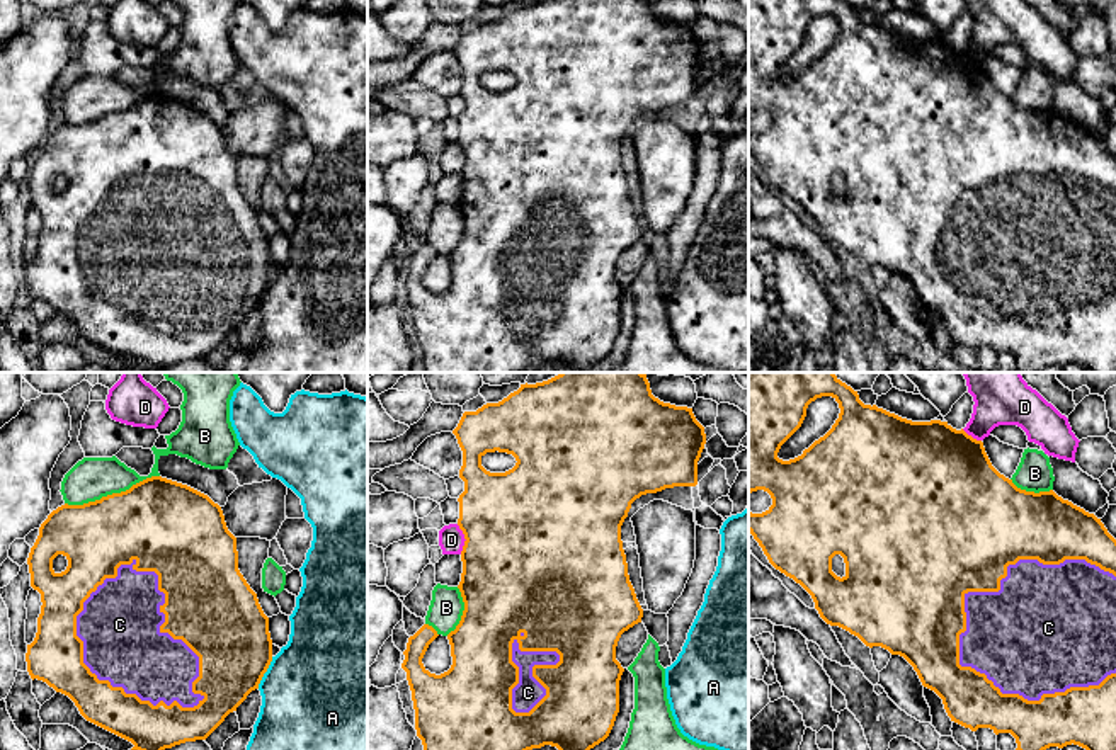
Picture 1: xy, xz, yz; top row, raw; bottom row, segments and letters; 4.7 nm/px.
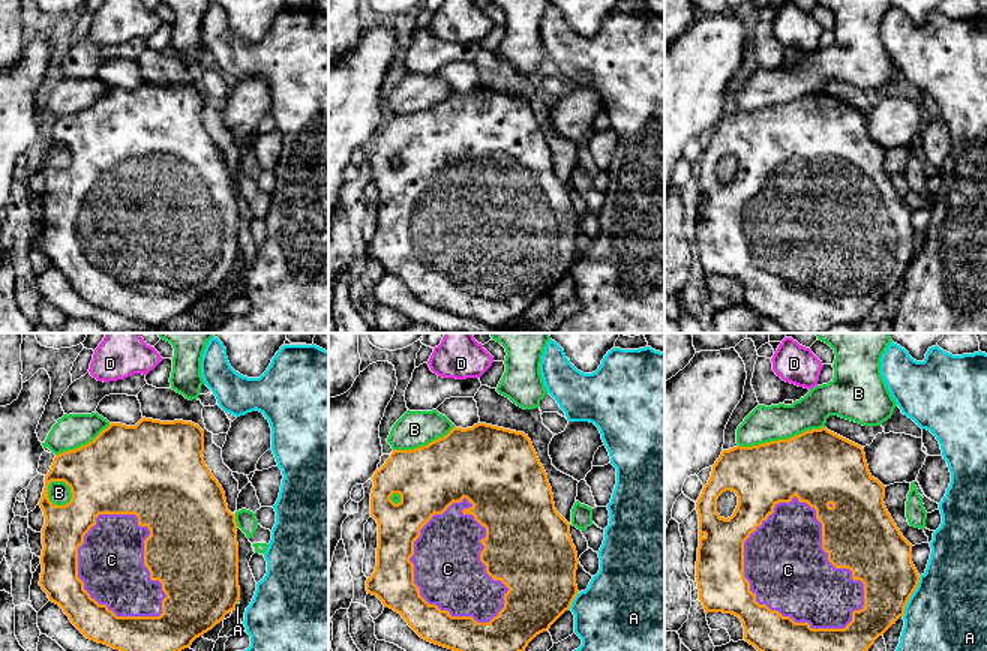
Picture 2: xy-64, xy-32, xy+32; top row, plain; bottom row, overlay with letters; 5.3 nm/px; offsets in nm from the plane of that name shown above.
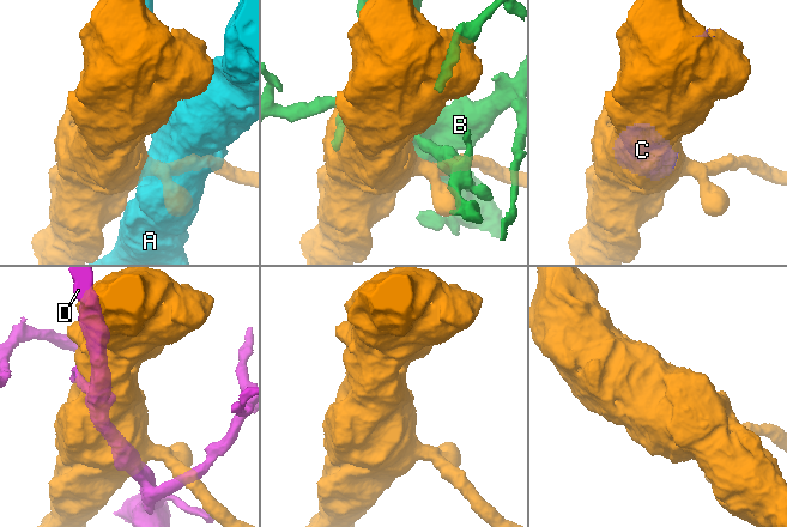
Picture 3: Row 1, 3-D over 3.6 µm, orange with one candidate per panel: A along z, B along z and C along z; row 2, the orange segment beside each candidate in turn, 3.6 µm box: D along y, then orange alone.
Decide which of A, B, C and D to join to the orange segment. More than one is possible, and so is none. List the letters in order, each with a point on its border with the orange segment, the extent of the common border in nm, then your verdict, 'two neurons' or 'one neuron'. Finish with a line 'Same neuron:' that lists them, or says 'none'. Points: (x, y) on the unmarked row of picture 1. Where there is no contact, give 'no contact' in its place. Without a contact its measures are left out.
A: contact xy (266, 289); length 170 nm; two neurons
B: contact xy (113, 113); length 460 nm; two neurons
C: contact xy (160, 249); length 750 nm; one neuron
D: contact xz (465, 157); length 150 nm; two neurons
Same neuron: C

